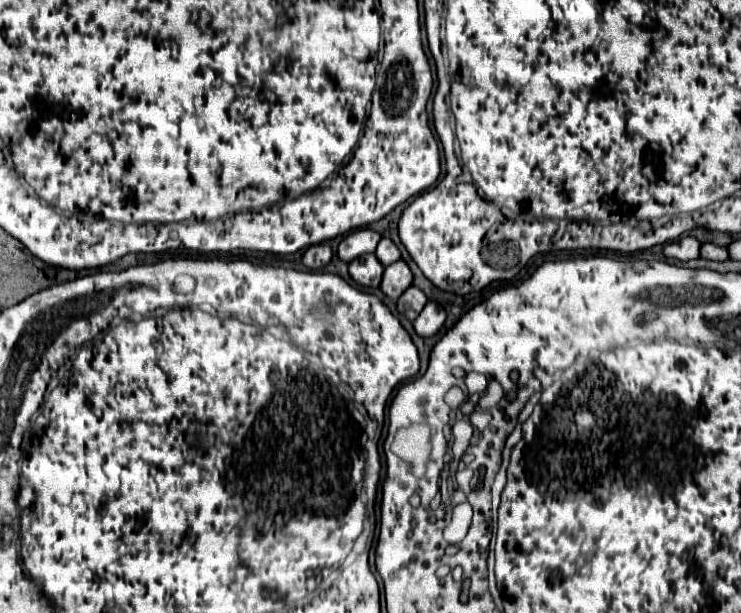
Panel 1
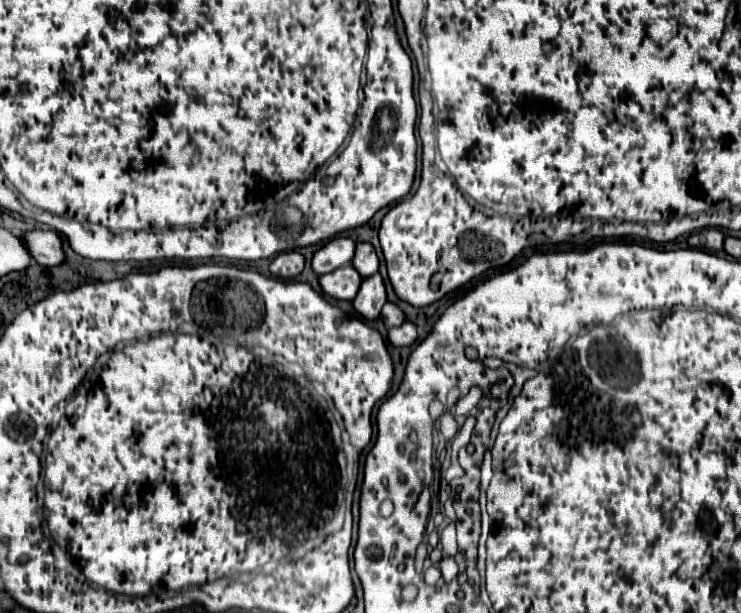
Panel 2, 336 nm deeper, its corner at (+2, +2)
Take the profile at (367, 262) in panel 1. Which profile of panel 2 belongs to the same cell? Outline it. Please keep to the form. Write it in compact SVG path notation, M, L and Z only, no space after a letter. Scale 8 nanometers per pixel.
M353 265L339 267L333 273L319 277L319 283L327 295L337 299L347 299L347 301L351 301L357 295L361 281L363 279L361 275L357 275L357 269Z

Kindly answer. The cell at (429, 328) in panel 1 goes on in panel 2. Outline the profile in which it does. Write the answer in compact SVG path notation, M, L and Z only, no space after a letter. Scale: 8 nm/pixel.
M405 321L399 327L389 329L389 341L397 347L407 347L417 339L417 325L411 321Z

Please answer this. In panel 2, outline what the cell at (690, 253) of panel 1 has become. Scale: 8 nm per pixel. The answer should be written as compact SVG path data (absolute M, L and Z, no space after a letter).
M701 229L695 231L687 243L695 249L705 249L705 251L721 251L723 249L723 233L719 229Z

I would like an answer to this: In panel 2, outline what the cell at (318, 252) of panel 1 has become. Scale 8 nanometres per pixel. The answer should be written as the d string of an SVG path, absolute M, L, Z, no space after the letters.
M289 251L289 253L281 253L271 265L269 271L275 277L283 277L283 279L293 279L297 277L305 267L305 257L297 251Z

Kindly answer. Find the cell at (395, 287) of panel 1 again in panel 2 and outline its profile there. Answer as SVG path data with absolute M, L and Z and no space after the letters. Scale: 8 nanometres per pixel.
M375 273L369 279L363 279L361 289L359 289L357 297L353 299L353 307L365 319L377 319L385 301L387 301L387 291L383 285L383 277L379 273Z

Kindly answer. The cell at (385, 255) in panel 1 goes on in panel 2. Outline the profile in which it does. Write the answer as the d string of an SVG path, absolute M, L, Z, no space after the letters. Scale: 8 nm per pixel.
M357 243L357 251L353 257L353 267L359 271L361 277L369 277L379 269L379 257L371 243Z

